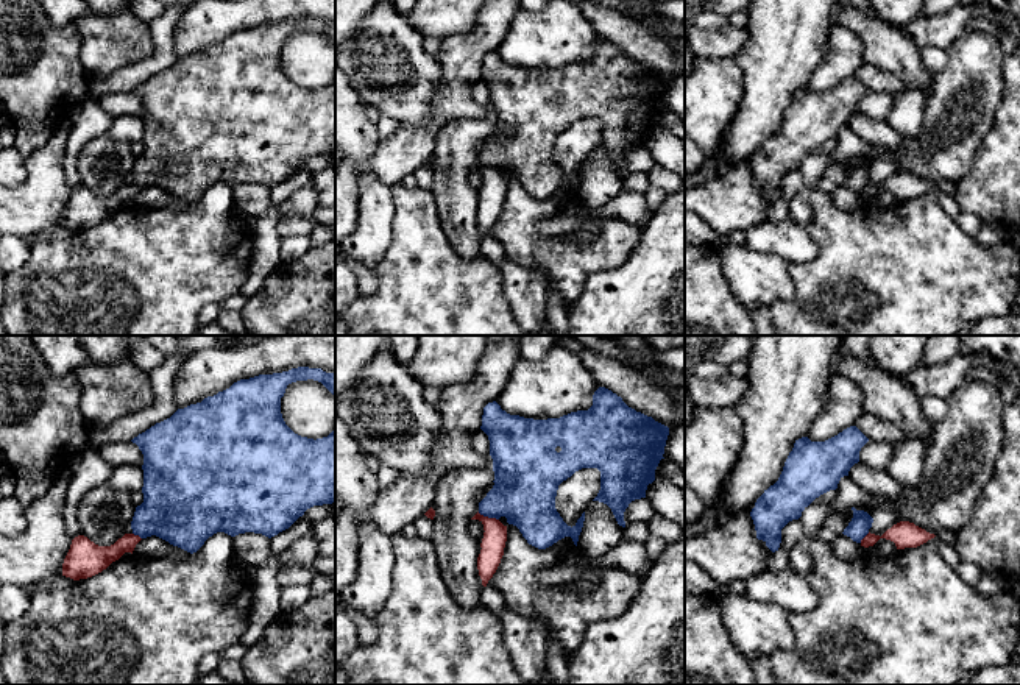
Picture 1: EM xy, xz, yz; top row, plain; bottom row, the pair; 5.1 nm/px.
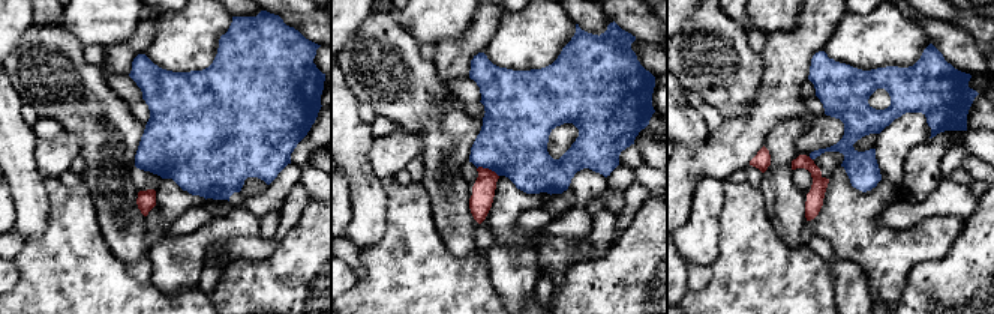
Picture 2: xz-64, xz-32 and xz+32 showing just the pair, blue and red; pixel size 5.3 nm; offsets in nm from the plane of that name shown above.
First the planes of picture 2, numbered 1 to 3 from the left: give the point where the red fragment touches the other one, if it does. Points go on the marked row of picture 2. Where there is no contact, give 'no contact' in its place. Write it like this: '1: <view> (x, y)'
1: no contact
2: xz-32 (488, 167)
3: no contact

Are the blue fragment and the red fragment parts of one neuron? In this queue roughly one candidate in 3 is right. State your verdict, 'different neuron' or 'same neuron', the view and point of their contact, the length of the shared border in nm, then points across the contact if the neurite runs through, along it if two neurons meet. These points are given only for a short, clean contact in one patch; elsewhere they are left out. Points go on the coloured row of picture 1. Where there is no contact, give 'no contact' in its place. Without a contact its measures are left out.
different neuron; contact xz (488, 517); length 120 nm; border xz (478, 512), (498, 520)

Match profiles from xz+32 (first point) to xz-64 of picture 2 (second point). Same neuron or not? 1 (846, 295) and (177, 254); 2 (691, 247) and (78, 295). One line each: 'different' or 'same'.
1: same
2: different

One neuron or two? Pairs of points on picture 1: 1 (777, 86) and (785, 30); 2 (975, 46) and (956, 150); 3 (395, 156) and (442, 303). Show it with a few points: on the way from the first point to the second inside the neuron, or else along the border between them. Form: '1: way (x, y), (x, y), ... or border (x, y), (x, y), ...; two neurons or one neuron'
1: way (777, 72), (777, 60), (785, 44); one neuron
2: way (986, 72), (986, 114), (977, 125); one neuron
3: border (398, 181), (390, 184); two neurons

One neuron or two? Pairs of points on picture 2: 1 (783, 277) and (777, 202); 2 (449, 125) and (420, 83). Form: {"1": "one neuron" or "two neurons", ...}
{"1": "two neurons", "2": "one neuron"}

